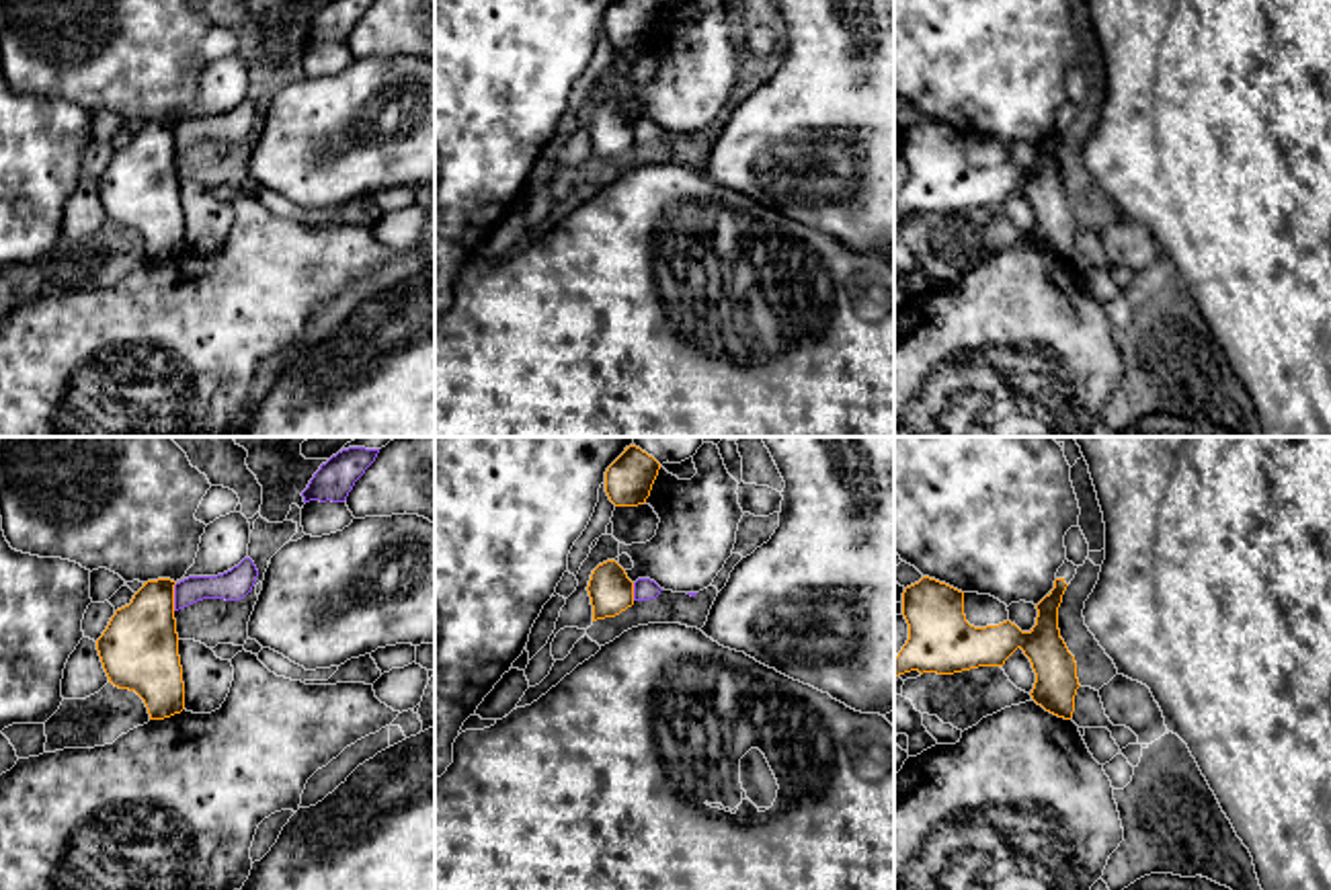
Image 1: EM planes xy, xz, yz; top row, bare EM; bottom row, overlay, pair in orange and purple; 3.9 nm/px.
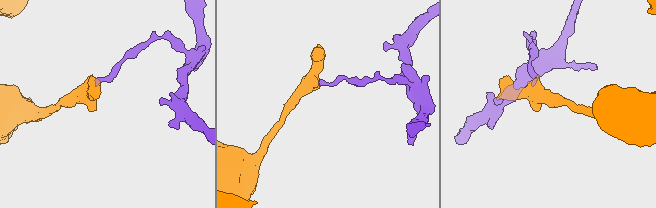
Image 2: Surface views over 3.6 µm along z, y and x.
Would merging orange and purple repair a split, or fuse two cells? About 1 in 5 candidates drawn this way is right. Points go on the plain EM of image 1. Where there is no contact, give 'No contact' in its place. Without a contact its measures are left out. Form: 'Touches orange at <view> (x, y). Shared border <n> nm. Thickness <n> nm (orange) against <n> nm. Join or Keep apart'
Touches orange at xy (173, 138). Shared border 110 nm. Thickness 300 nm (orange) against 120 nm. Keep apart

